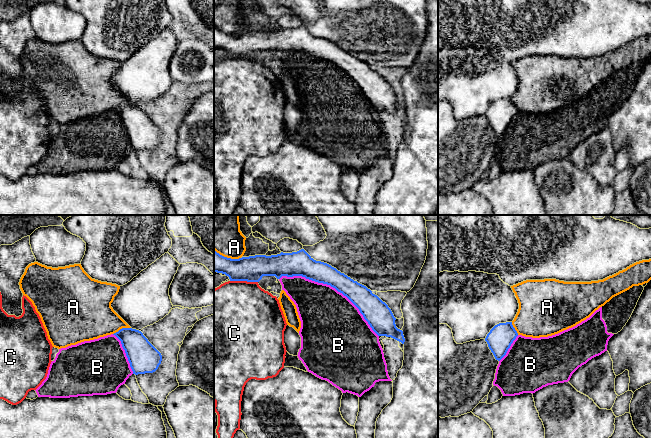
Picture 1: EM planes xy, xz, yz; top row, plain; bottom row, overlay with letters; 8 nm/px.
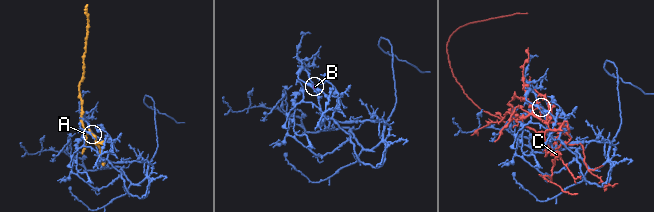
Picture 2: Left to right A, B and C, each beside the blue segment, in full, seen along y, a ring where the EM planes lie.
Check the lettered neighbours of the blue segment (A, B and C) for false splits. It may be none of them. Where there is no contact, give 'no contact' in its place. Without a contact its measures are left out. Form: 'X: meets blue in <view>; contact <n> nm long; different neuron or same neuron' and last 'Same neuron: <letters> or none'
A: meets blue in xy; contact 160 nm long; different neuron
B: meets blue in xz; contact 950 nm long; different neuron
C: meets blue in xz; contact 220 nm long; different neuron
Same neuron: none

